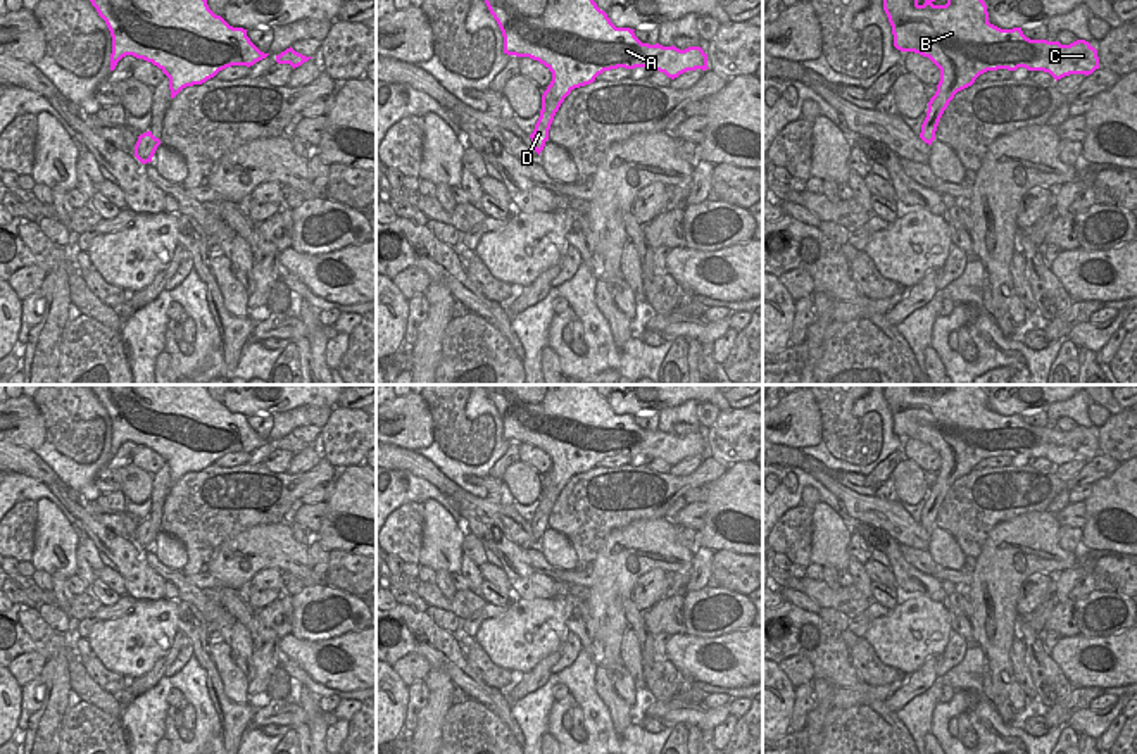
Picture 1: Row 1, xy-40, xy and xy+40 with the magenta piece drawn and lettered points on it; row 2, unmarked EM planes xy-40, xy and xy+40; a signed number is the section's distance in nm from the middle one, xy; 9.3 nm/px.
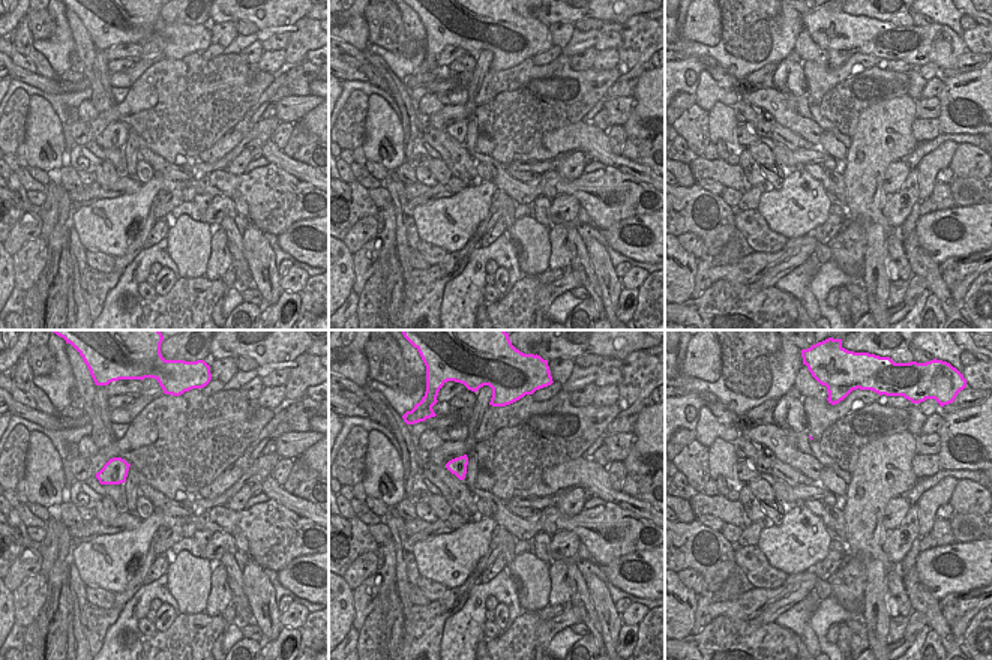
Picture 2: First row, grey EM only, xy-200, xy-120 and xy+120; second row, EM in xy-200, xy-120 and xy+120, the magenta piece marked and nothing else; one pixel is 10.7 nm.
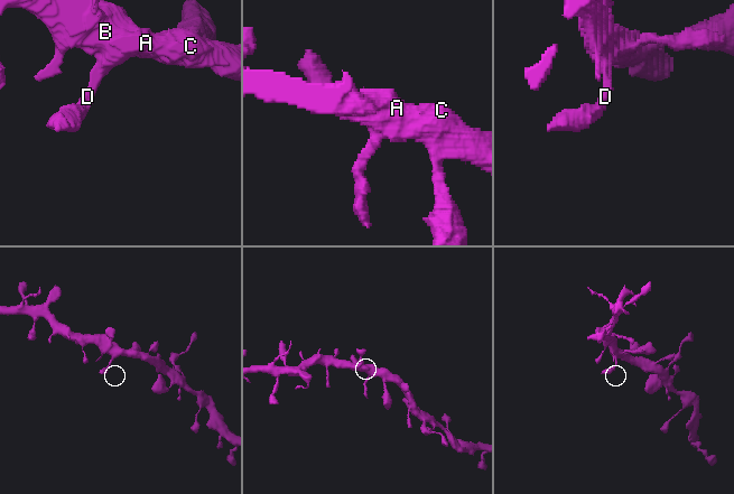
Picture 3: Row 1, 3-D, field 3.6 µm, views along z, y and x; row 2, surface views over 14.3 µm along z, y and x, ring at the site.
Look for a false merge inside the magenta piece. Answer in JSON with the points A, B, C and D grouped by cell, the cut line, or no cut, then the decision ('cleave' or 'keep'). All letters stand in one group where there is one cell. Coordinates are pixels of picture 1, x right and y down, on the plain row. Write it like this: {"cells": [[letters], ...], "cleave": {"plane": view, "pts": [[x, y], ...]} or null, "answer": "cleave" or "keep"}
{"cells": [["A", "B", "C", "D"]], "cleave": null, "answer": "keep"}

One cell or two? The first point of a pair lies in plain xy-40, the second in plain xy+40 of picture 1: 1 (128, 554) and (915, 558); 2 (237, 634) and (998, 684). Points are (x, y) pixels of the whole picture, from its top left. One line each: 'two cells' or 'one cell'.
1: two cells
2: two cells

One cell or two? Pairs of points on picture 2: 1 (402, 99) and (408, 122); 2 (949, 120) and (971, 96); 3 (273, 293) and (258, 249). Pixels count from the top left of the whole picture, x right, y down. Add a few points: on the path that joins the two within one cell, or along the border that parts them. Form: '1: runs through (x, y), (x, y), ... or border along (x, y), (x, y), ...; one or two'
1: runs through (405, 105), (407, 116); one
2: runs through (946, 110), (949, 101), (961, 96); one
3: runs through (264, 282), (260, 275), (260, 260); one

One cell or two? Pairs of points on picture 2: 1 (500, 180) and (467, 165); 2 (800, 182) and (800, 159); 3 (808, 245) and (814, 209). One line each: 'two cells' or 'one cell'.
1: two cells
2: two cells
3: two cells

